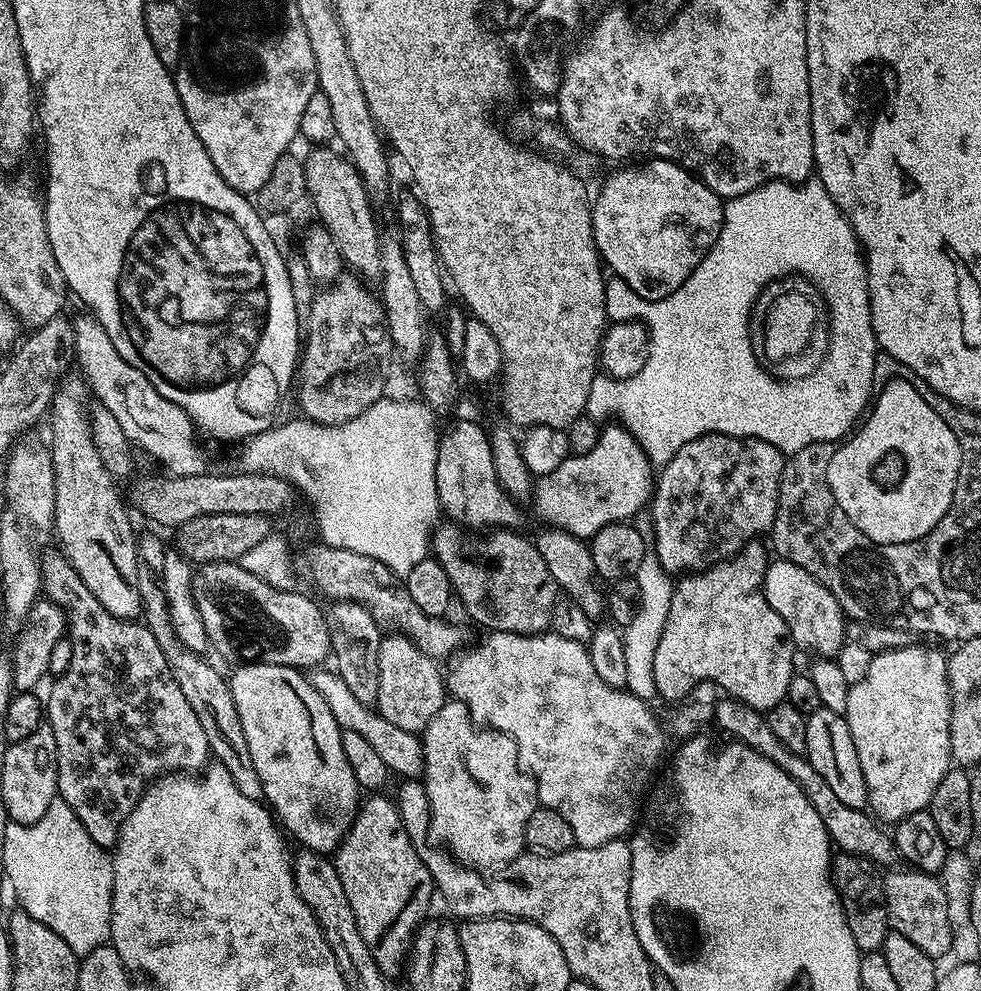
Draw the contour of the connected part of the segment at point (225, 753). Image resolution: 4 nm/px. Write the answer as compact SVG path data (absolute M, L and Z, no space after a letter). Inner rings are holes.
M148 532L145 536L141 535L136 542L136 557L138 558L138 594L142 605L142 620L147 624L150 634L154 634L154 642L158 642L162 654L166 657L166 662L174 674L174 682L178 682L178 687L182 689L182 694L186 697L186 702L190 702L190 710L198 717L198 722L202 730L206 730L206 742L208 743L211 755L215 763L226 766L230 770L230 778L234 778L234 786L242 790L242 794L247 796L263 797L262 782L258 778L258 770L254 770L254 761L250 758L250 750L246 746L246 734L242 734L242 722L238 722L238 710L234 710L234 698L228 685L225 673L220 673L212 664L204 661L205 657L199 652L191 652L186 646L182 646L182 641L178 634L174 634L174 626L170 622L168 613L168 594L164 587L164 553L166 545L155 536Z

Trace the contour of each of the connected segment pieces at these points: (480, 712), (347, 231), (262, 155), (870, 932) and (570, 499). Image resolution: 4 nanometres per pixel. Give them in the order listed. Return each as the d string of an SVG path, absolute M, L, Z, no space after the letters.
M495 630L487 634L473 648L465 647L451 661L448 672L446 668L447 695L461 700L477 725L505 732L516 743L520 767L536 782L537 801L566 820L579 847L593 848L621 839L624 831L633 827L632 819L645 799L644 784L653 783L652 775L664 756L666 732L648 709L649 701L602 682L587 647L562 638L562 634L551 630L532 636Z
M316 146L311 149L309 156L303 157L307 195L310 200L312 196L313 206L320 211L319 223L330 230L330 234L334 234L334 242L340 247L343 263L365 281L376 282L382 270L382 235L376 230L376 216L372 213L371 204L373 201L352 161L333 148Z
M295 28L284 35L280 43L264 48L264 80L248 92L236 96L200 96L201 87L184 84L184 76L174 76L182 110L194 126L194 134L202 138L214 170L234 190L254 194L270 178L274 162L289 151L292 139L300 136L300 123L310 97L318 91L320 83L314 62L314 50L308 47L304 32Z
M841 851L832 861L830 875L840 895L846 923L850 926L850 934L854 934L854 942L860 947L861 953L881 951L890 931L888 907L884 901L884 876L881 869L865 856Z
M608 422L601 427L600 441L581 456L570 454L550 474L539 477L534 484L534 501L536 512L544 519L545 525L553 528L565 528L570 534L581 538L591 538L602 530L602 526L610 526L631 521L640 511L645 511L654 491L654 469L646 458L642 446L619 422Z

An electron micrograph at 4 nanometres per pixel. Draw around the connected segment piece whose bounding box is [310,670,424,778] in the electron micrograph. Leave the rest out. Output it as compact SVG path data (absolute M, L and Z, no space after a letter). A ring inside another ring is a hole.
M324 670L311 673L312 685L314 690L318 690L318 694L322 694L326 706L330 706L330 714L334 714L341 729L355 730L357 734L362 734L362 738L366 738L370 747L382 757L382 762L386 762L389 773L398 772L398 776L402 778L419 777L424 770L424 747L421 737L415 732L402 730L402 726L394 726L394 722L387 720L373 705L363 704L358 698L354 698L350 686L346 686L346 682L342 682L342 678L334 670L320 671Z

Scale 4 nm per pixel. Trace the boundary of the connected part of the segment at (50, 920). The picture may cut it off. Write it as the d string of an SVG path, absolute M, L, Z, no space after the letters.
M59 798L52 800L46 814L42 814L42 818L38 818L38 822L33 824L9 822L6 826L6 834L2 838L2 844L4 844L4 872L8 875L8 884L12 887L17 902L20 903L17 905L23 912L30 914L30 918L42 922L42 926L50 926L50 930L54 930L54 934L58 934L58 938L62 938L62 942L66 942L66 946L70 946L70 950L74 950L77 957L83 958L87 952L93 952L94 949L105 947L109 943L110 906L112 905L112 861L109 853L105 849L99 848L94 842L94 838L90 838L90 834L86 834L82 822L78 822L74 810L70 810L70 806L65 800Z

